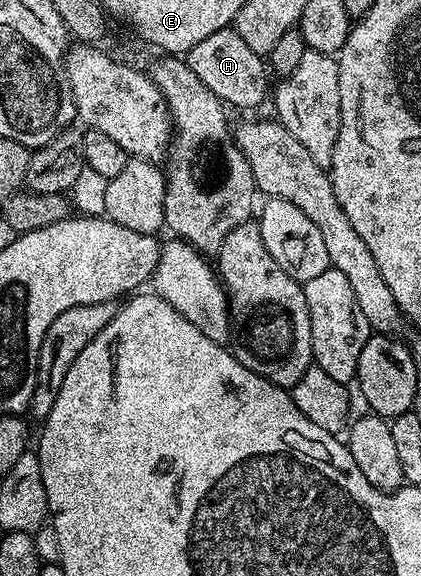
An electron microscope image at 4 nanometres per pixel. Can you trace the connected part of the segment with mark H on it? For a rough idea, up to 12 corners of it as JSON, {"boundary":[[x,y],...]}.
{"boundary":[[237,30],[184,55],[226,107],[266,105],[271,74]]}

